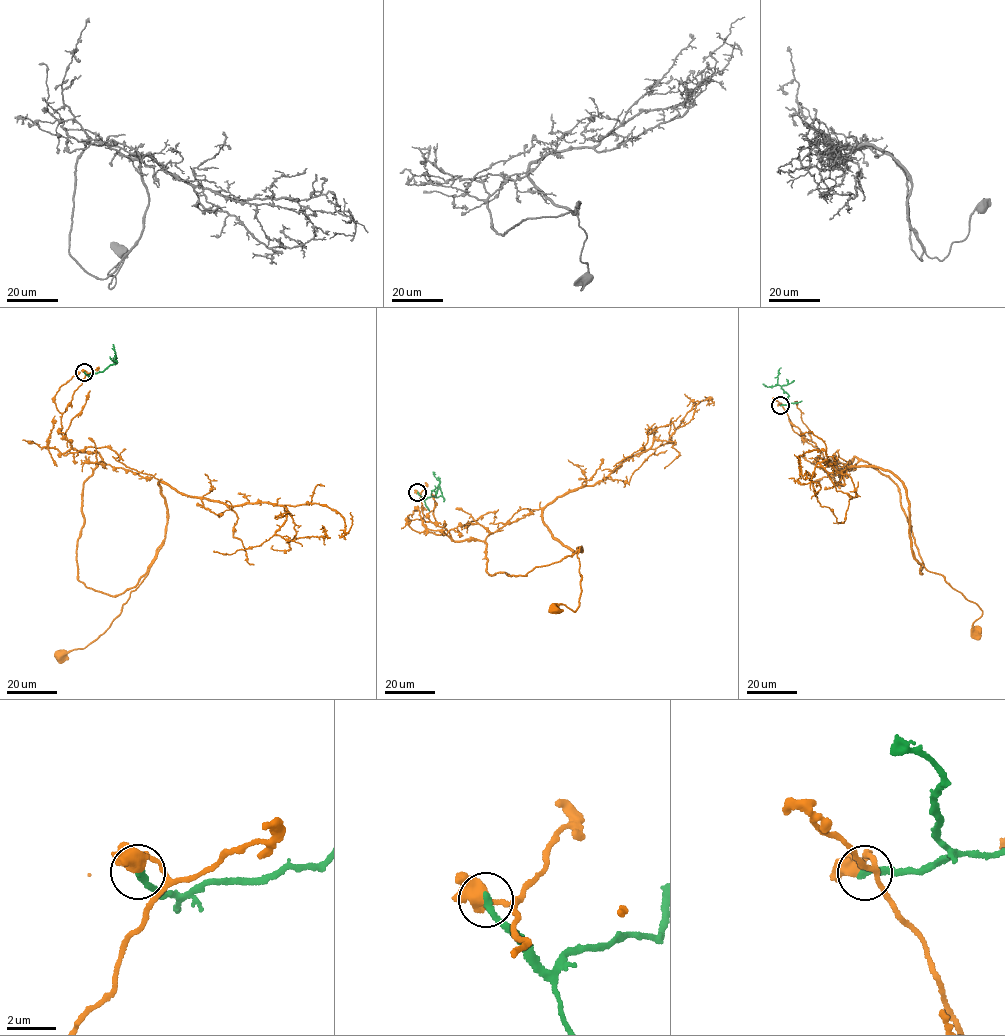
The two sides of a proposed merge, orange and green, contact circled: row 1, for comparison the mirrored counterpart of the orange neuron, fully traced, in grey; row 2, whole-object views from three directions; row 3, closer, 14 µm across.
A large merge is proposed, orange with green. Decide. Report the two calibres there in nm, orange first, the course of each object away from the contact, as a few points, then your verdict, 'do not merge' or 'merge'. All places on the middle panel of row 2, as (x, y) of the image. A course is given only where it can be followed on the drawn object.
360/280 nm | orange via (417, 492), (426, 521), (454, 540), (487, 544), (490, 575), (524, 576), (581, 546), (578, 608), (554, 607) | green via (417, 492), (424, 500), (435, 496), (439, 486), (430, 494) | do not merge

